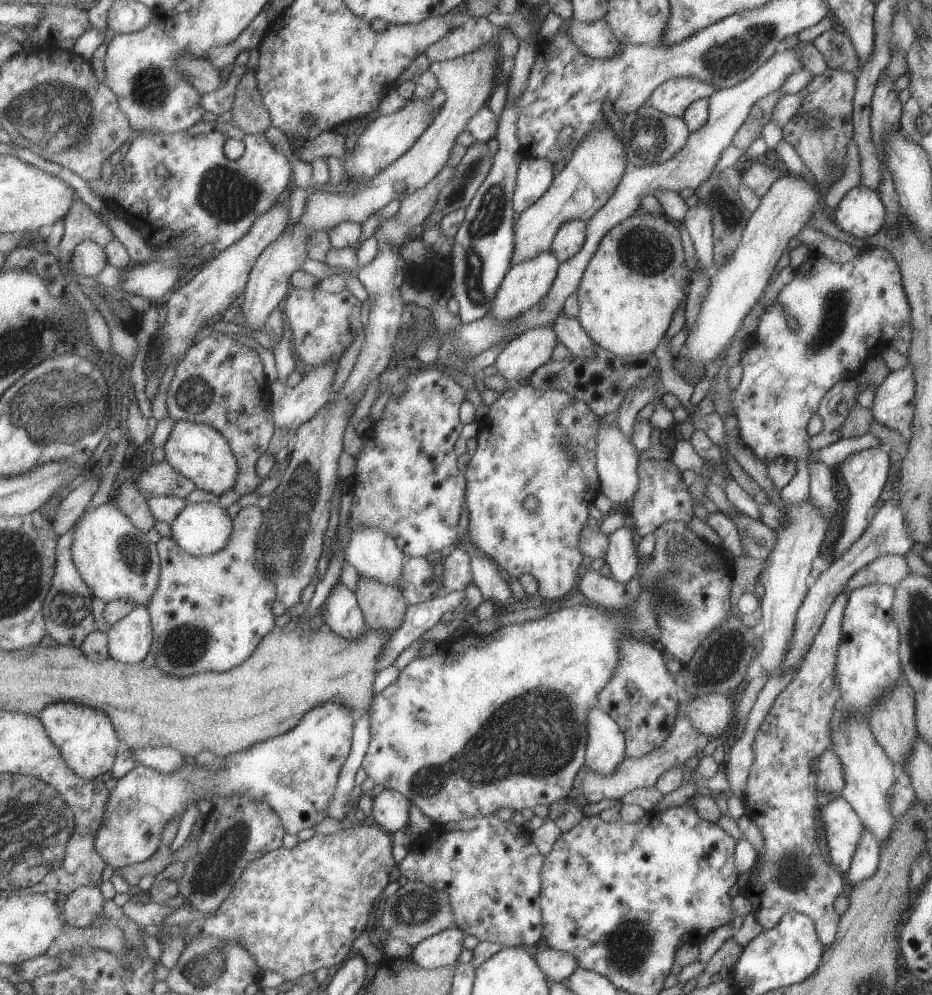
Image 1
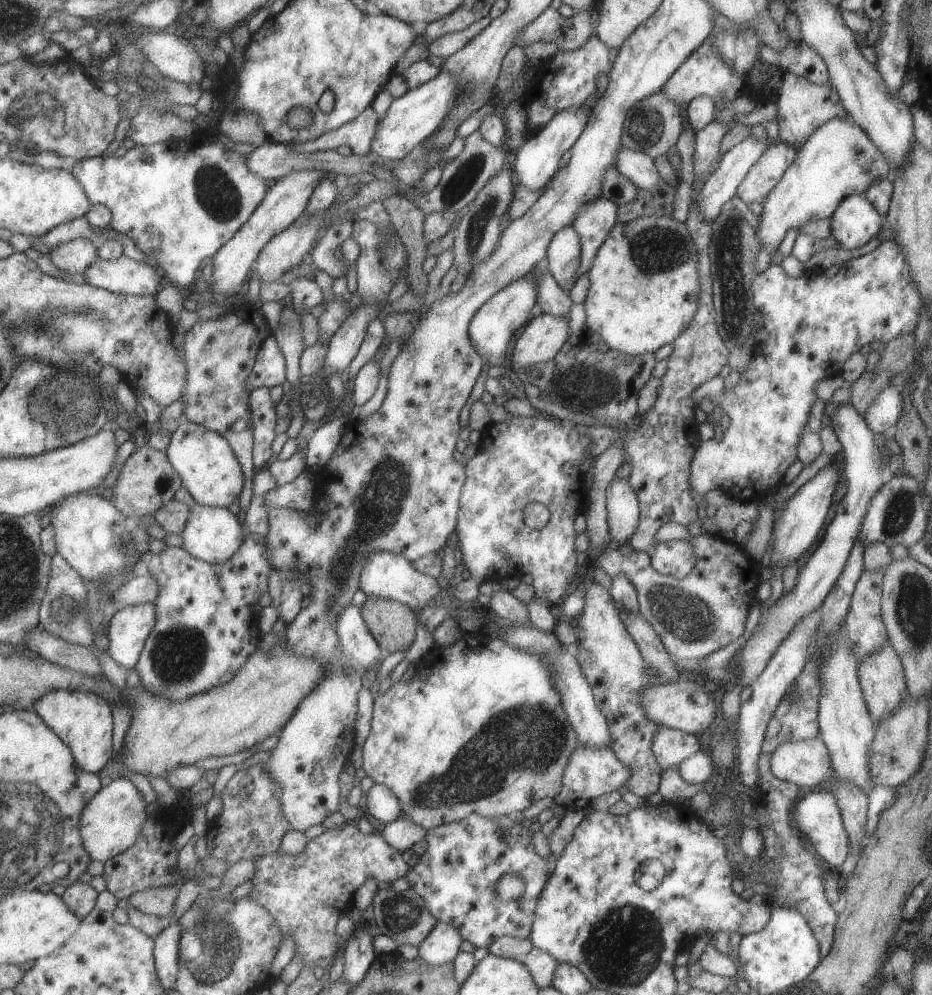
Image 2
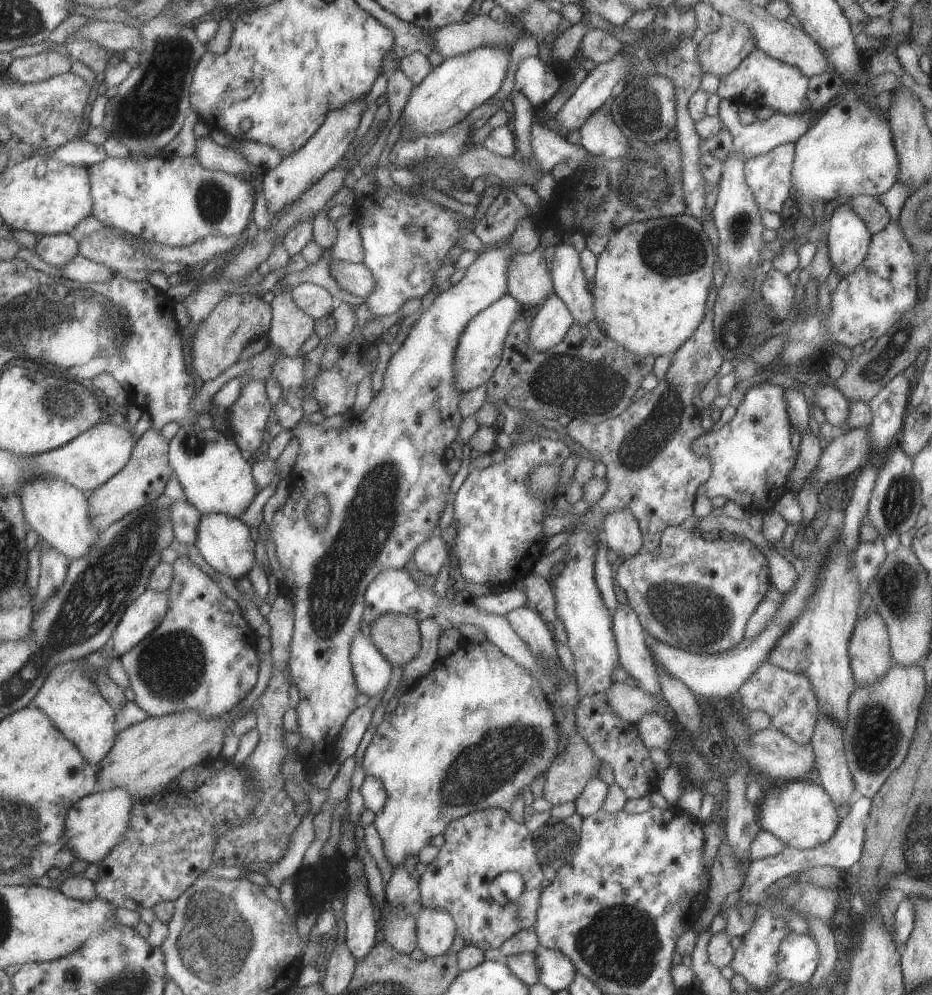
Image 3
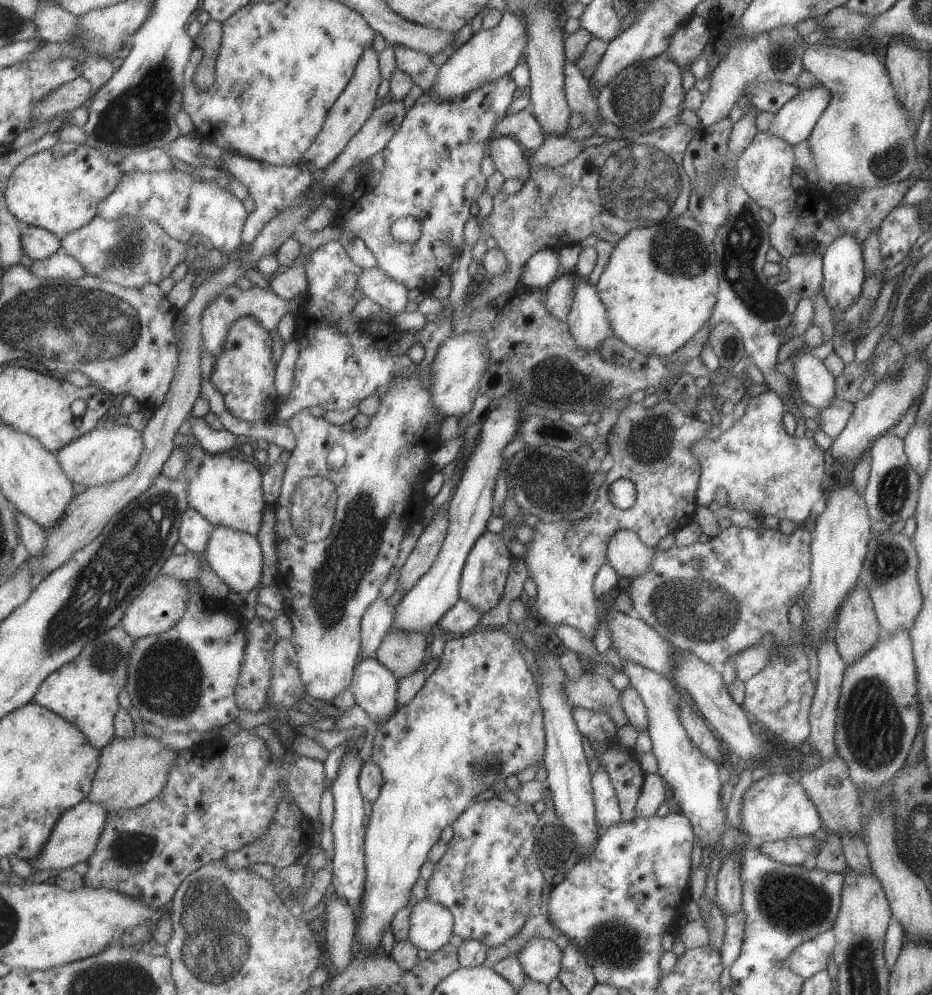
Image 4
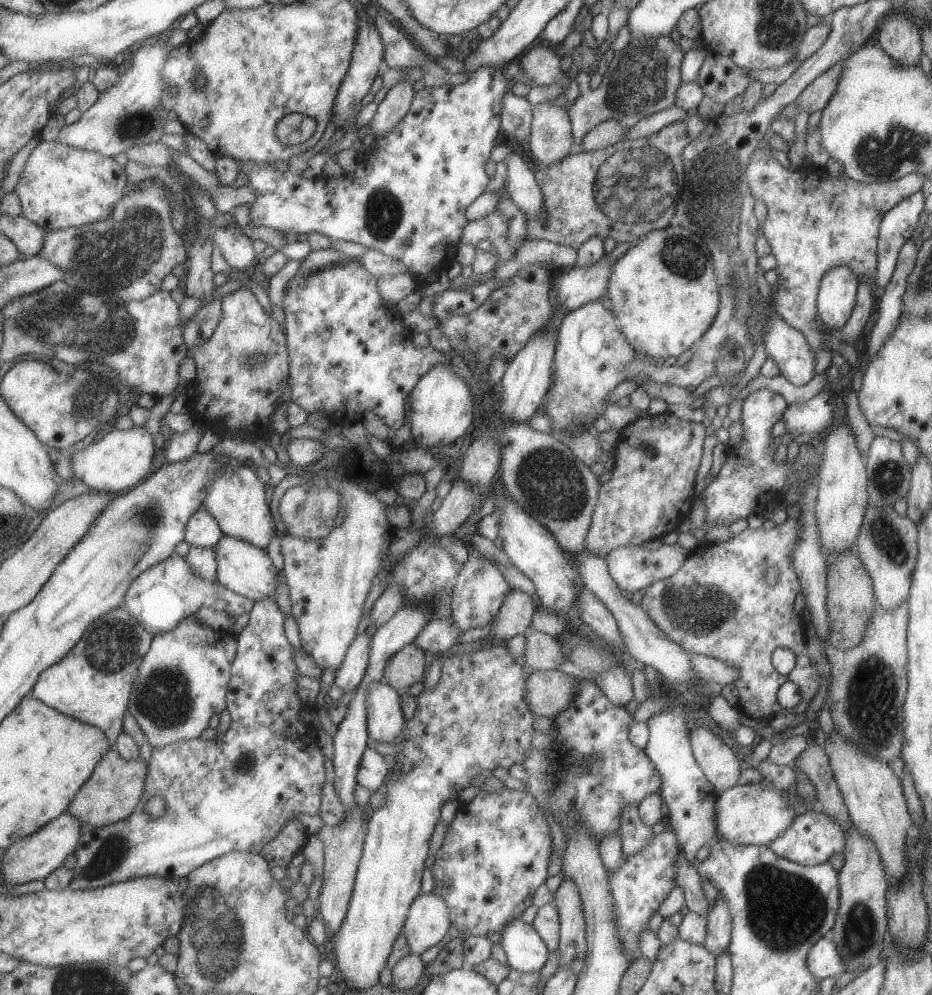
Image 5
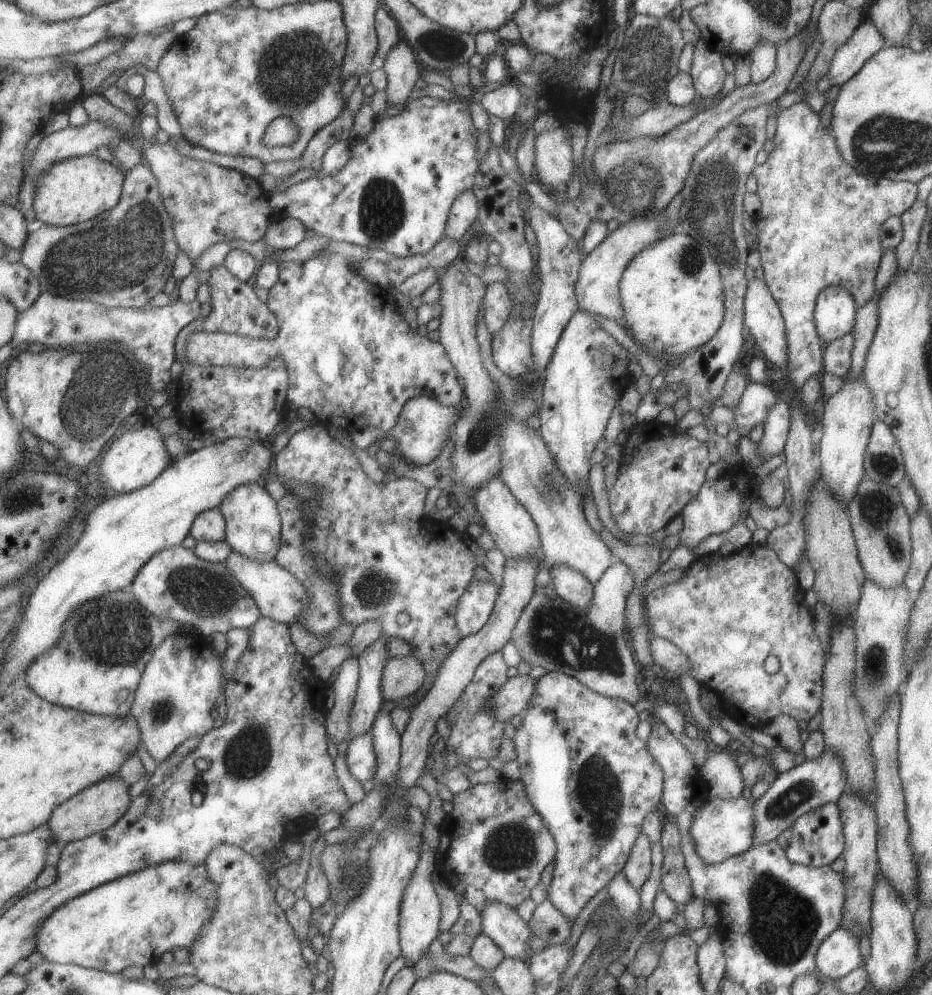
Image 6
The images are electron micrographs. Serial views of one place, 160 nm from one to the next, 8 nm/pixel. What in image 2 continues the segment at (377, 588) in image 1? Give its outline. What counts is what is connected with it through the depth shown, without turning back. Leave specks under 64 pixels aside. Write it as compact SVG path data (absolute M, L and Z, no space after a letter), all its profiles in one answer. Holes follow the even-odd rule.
M367 595L360 613L367 630L386 654L406 651L414 641L418 624L407 605Z

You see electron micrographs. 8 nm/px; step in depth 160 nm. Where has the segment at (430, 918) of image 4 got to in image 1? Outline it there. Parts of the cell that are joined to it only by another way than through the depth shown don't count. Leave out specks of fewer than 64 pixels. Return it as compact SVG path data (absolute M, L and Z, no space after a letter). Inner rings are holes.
M457 927L442 930L416 944L410 958L426 969L446 967L457 962L465 935Z

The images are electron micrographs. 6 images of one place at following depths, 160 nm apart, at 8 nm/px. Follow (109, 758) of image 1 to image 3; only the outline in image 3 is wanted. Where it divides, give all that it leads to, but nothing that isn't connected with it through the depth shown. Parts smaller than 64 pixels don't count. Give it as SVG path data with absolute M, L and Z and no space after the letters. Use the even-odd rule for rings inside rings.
M111 640L102 649L88 654L85 658L57 665L33 700L33 705L41 707L53 719L57 728L62 730L63 734L82 750L83 756L96 767L115 746L118 714L103 696L98 682L88 673L88 669L95 669L98 665L106 666L113 662L113 658L122 657Z

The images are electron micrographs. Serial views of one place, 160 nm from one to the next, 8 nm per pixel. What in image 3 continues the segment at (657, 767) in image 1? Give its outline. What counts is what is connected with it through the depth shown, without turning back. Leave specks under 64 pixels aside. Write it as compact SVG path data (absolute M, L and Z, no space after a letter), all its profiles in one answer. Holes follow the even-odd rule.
M577 732L572 735L565 748L561 754L554 758L554 761L544 773L542 797L552 806L563 804L564 802L574 802L585 784L593 778L591 775L595 775L597 778L597 769L601 763L595 758L591 749L584 743L584 740Z

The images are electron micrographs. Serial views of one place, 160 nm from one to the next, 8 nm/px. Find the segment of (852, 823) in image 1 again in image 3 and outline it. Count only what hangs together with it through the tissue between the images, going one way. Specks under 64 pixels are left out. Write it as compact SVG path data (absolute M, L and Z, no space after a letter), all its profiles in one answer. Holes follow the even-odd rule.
M803 779L783 781L781 786L773 785L763 793L757 808L760 828L794 849L812 849L825 842L835 833L841 818L821 785L803 782Z

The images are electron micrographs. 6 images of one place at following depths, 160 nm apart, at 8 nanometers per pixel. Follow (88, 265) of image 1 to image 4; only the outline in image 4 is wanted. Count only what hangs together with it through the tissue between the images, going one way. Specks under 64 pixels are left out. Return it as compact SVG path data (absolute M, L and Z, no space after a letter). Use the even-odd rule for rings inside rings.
M20 221L21 240L25 254L32 261L52 257L62 250L62 238L50 230Z

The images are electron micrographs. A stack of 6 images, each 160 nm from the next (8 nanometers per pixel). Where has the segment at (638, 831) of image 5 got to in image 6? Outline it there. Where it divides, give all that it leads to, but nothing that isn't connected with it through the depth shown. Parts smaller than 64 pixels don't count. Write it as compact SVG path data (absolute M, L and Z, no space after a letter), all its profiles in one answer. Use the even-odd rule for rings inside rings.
M639 833L636 841L631 847L627 857L627 862L623 867L622 873L627 879L627 882L638 892L643 886L643 882L649 876L650 867L650 842L645 835Z

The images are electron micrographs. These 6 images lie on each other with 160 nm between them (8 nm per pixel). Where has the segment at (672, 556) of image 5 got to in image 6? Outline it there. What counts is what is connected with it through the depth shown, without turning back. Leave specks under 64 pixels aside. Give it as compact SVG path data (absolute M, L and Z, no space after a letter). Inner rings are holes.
M614 559L592 585L588 607L573 608L556 595L547 596L536 588L512 626L510 641L530 668L541 666L546 673L566 674L597 694L634 705L642 689L635 683L639 666L629 644L625 617L625 598L633 585L632 572Z

